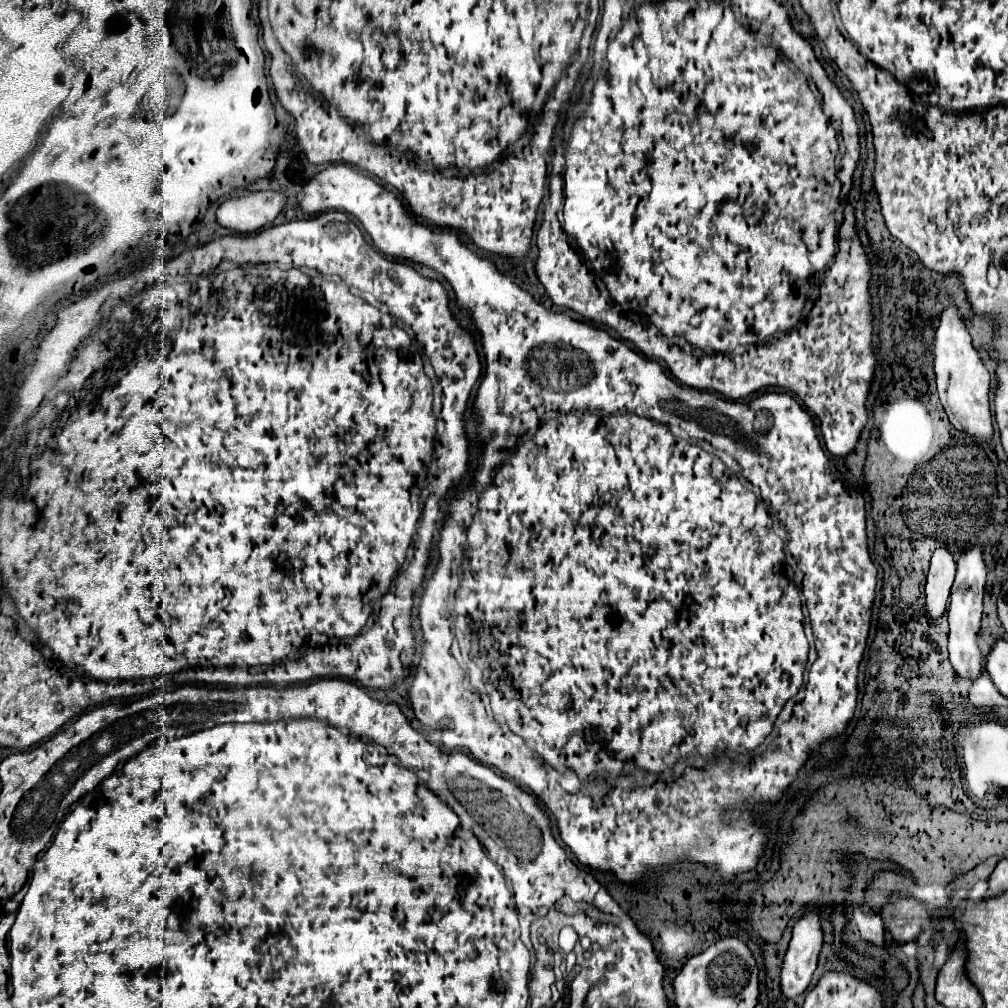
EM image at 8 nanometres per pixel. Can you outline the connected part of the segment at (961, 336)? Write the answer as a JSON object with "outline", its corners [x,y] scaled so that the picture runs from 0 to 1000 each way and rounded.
{"outline":[[[943,304],[936,310],[930,325],[928,335],[928,373],[930,373],[930,389],[934,401],[943,417],[943,421],[965,435],[979,435],[983,437],[985,431],[985,415],[983,415],[983,401],[981,401],[981,383],[983,371],[975,363],[969,347],[963,341],[963,333],[957,321],[949,313],[949,306]]]}

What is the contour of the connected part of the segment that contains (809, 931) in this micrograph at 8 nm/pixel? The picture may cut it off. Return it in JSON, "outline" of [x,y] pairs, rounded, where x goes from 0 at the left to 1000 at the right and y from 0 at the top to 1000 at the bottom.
{"outline":[[[814,901],[795,909],[787,919],[787,931],[775,960],[775,982],[781,990],[793,988],[805,974],[816,938]]]}

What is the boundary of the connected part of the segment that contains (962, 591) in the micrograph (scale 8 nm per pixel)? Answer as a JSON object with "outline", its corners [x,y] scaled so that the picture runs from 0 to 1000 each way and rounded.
{"outline":[[[963,542],[949,556],[949,571],[941,593],[941,655],[947,667],[955,673],[969,675],[973,671],[973,647],[969,641],[969,629],[975,611],[975,583],[977,583],[979,562],[975,558],[975,542]]]}

